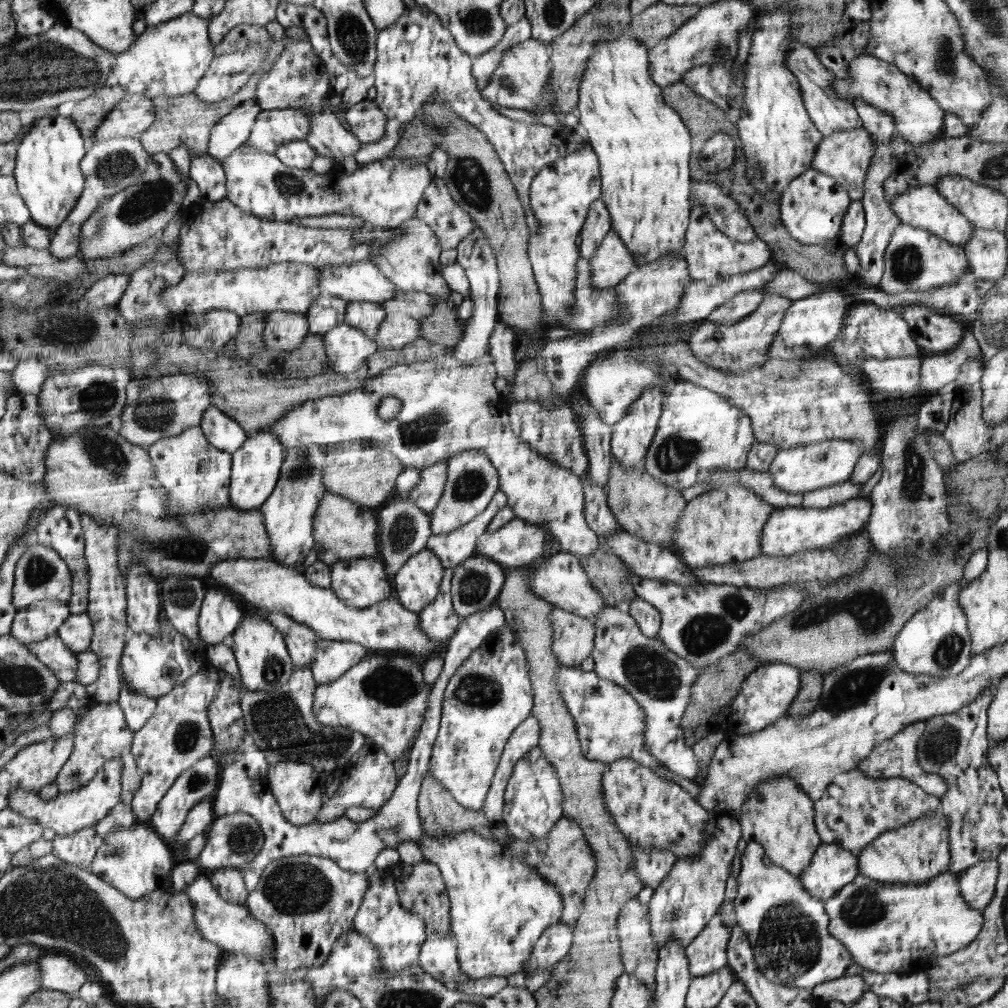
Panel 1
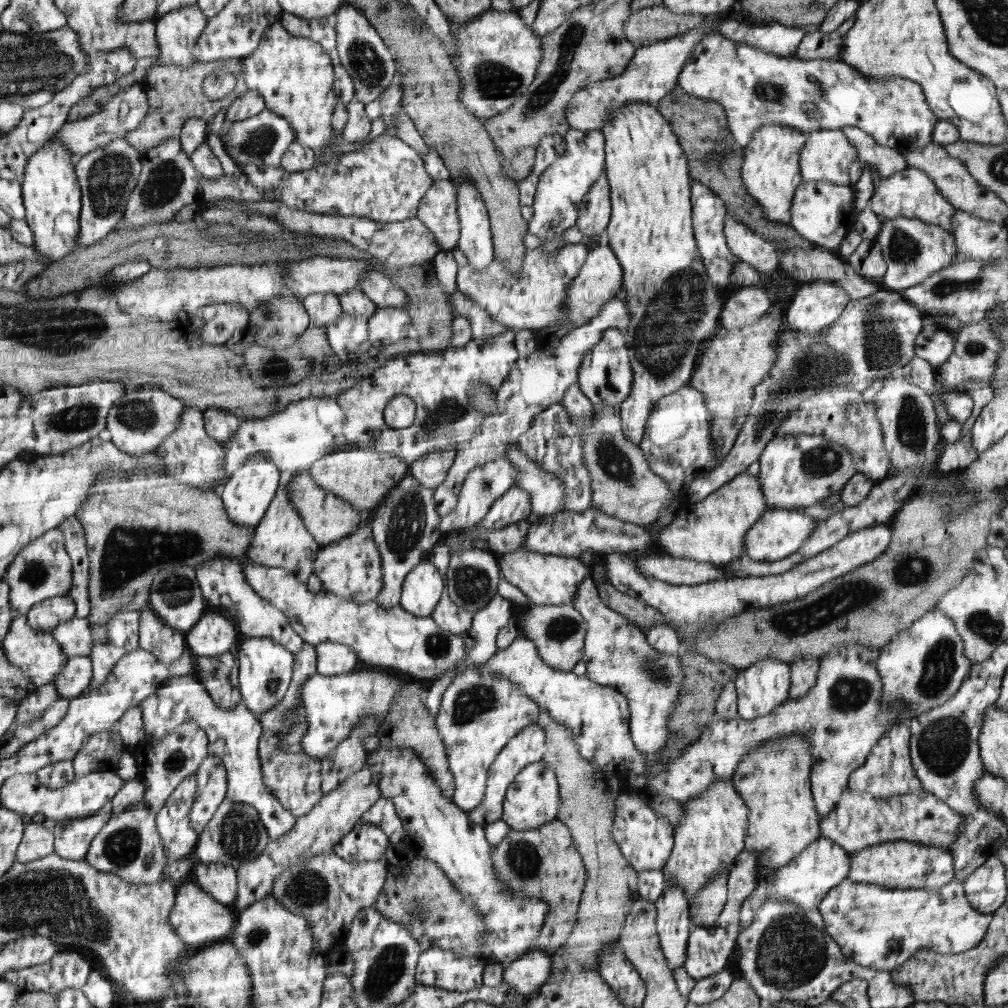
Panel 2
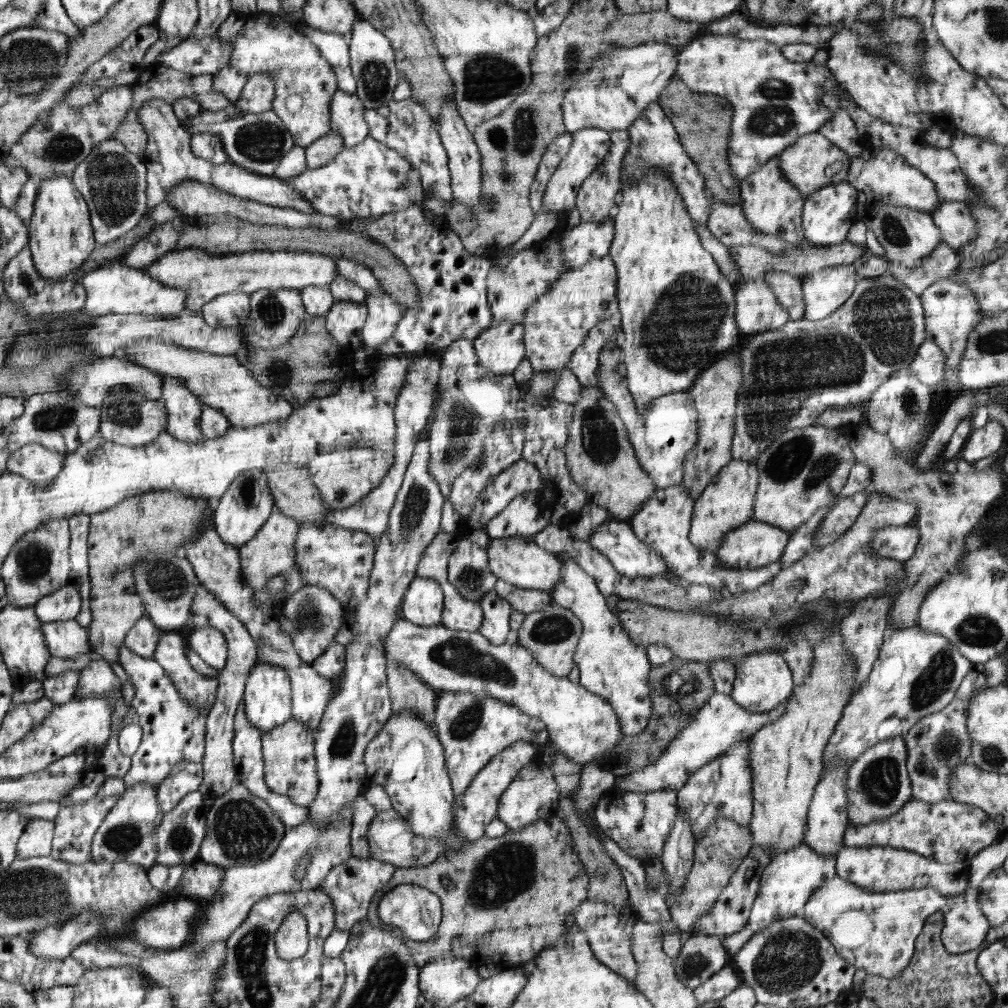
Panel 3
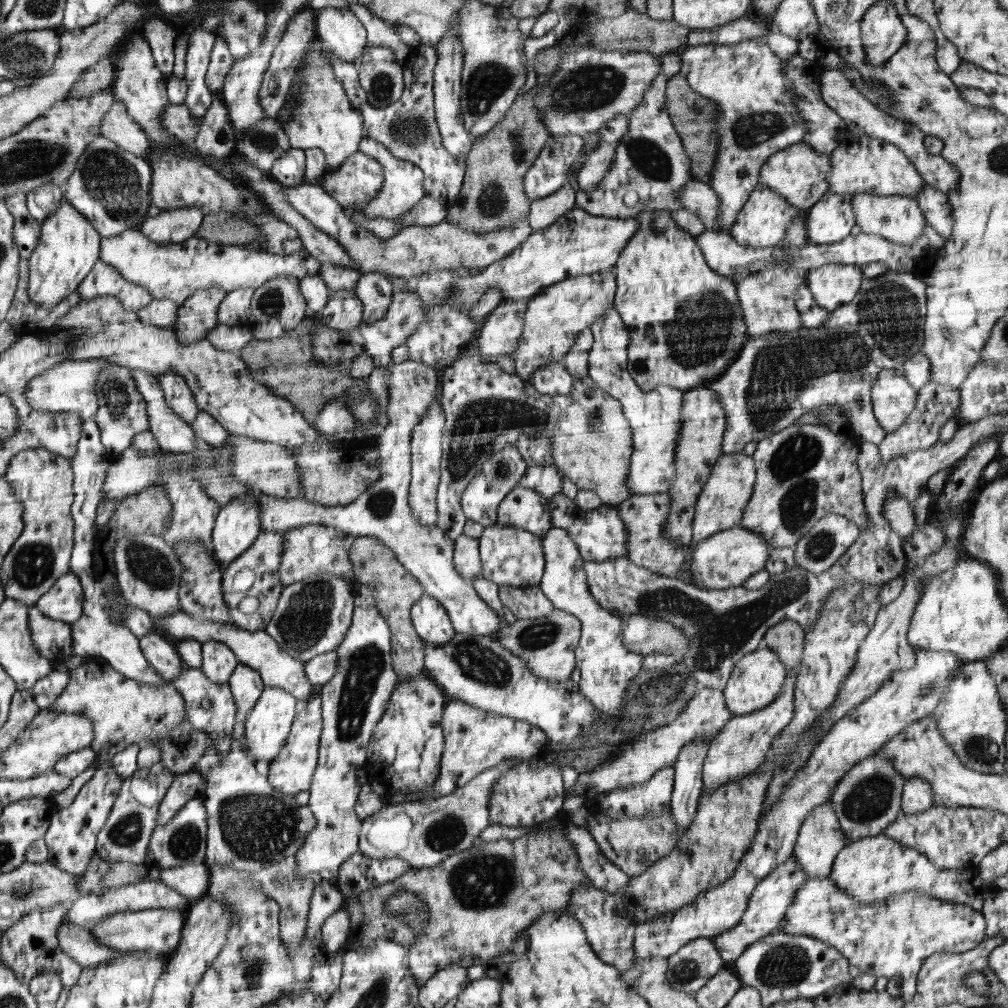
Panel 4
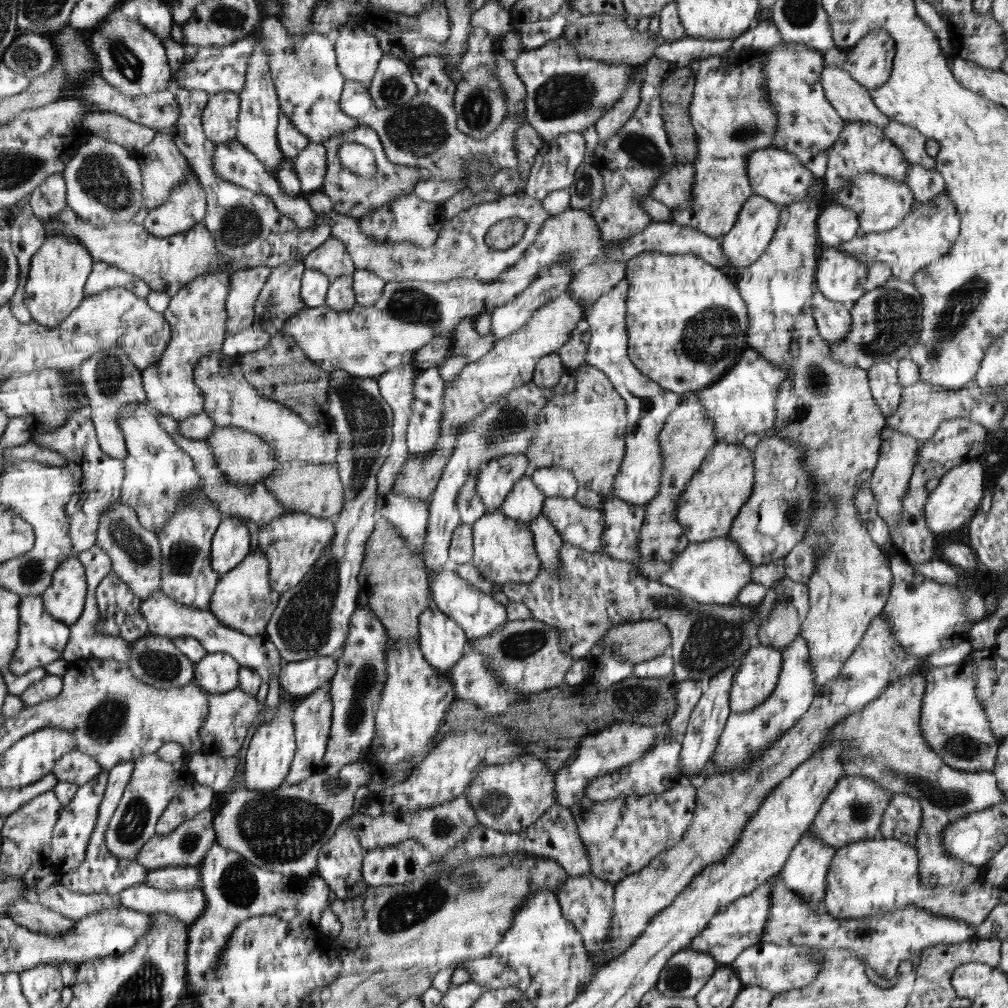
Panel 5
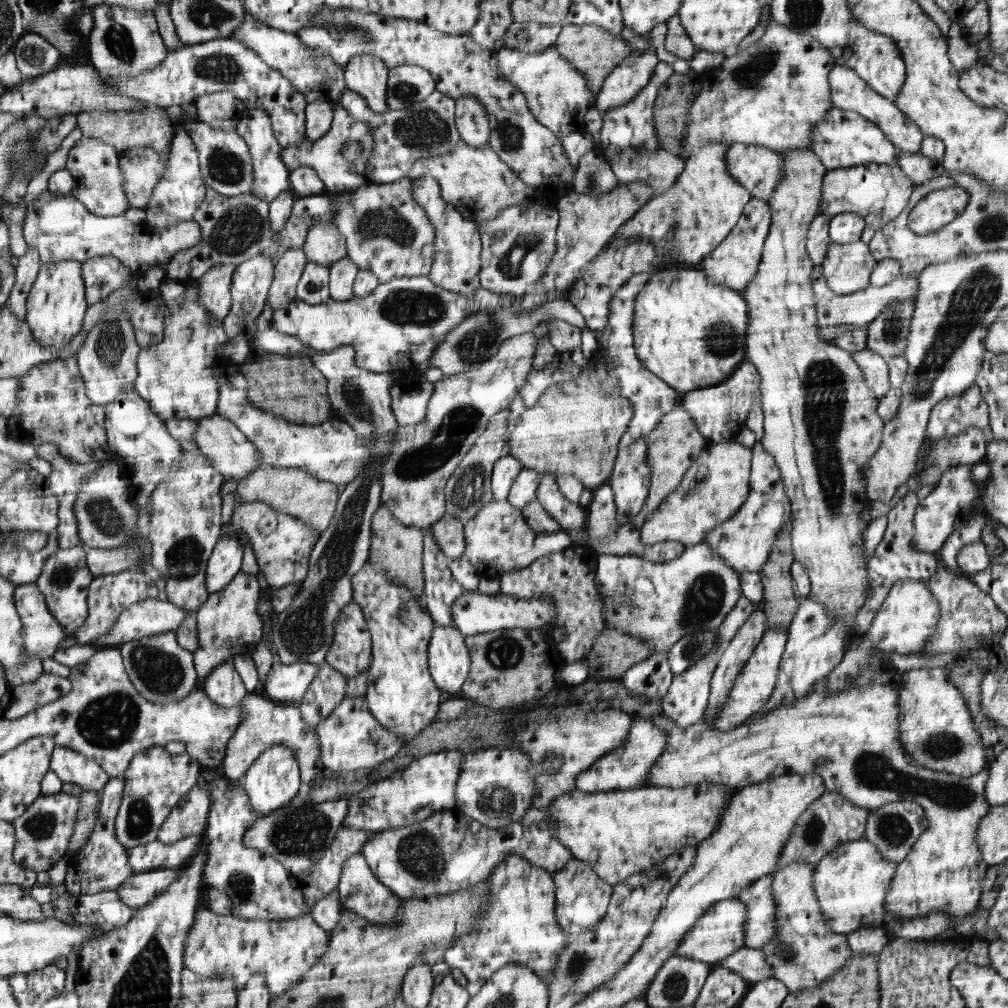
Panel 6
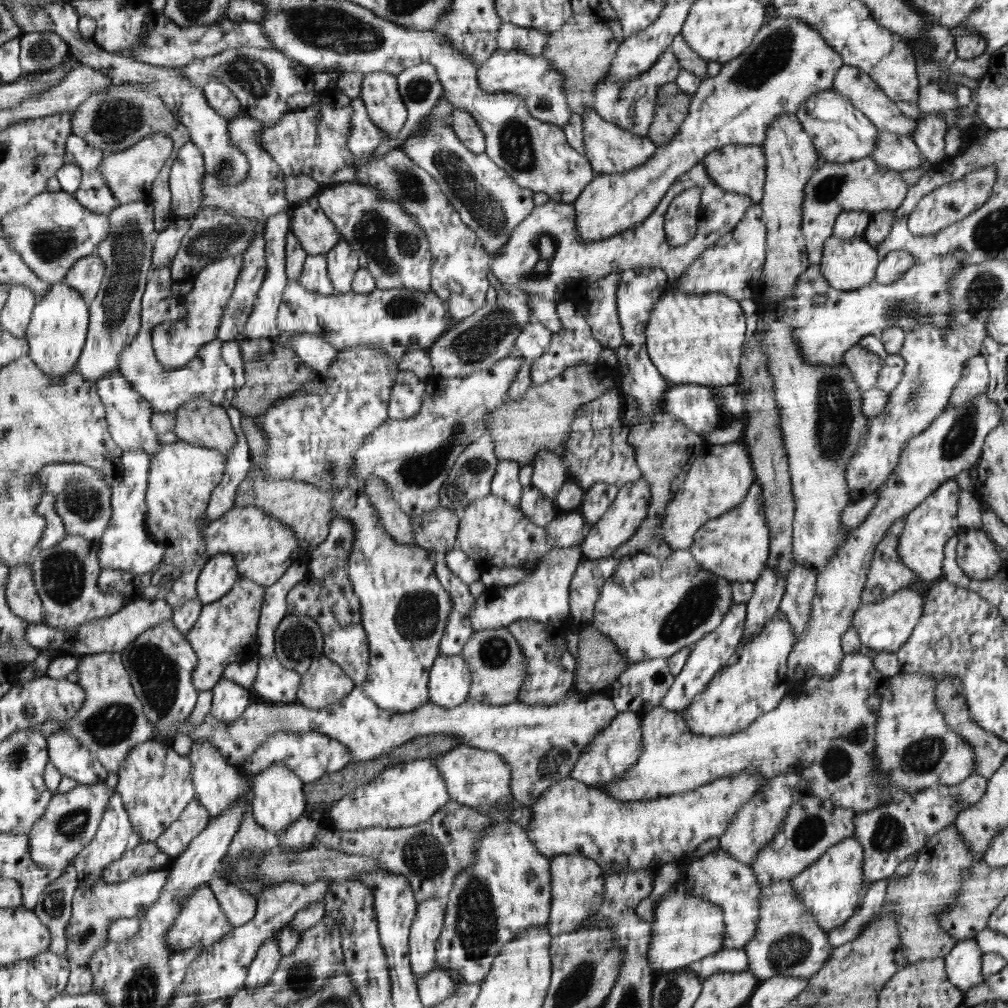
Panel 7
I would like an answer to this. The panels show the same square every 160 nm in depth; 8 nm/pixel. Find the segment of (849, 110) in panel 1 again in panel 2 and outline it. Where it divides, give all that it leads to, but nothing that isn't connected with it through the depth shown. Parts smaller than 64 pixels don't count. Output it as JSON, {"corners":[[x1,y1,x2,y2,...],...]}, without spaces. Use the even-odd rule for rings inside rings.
{"corners":[[725,18,718,32,728,40,759,48,780,57,794,57,805,32,780,23,740,24],[843,126,842,131,848,141,858,151,858,158,870,165,875,165,882,177,908,167,905,156,897,148,879,145,872,135,856,126]]}

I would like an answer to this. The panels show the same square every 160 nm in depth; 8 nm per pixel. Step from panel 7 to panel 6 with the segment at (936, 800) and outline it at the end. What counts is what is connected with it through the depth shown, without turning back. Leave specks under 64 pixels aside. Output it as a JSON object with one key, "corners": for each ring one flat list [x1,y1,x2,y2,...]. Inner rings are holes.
{"corners":[[898,801,884,804,868,815,864,839,875,844,880,854,889,863,902,862,919,839,920,833,927,829,927,818,923,808,914,801]]}

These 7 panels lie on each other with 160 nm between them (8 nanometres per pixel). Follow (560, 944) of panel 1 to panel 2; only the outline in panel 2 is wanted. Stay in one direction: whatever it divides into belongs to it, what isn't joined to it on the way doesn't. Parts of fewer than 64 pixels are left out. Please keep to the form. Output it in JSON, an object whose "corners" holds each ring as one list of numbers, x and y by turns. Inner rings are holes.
{"corners":[[546,951,530,953,513,961,504,969,502,983,508,983,513,988,513,993,532,995,550,977,552,969,550,954,546,954]]}

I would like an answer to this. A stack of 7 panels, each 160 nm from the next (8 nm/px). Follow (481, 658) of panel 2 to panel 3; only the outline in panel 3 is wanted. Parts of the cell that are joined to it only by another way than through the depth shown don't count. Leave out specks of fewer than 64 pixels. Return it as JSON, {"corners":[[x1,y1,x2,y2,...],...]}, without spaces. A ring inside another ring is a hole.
{"corners":[[494,590,484,595,479,603,482,605,484,620,478,631,494,645,511,641,513,635,509,625,511,604,498,596]]}

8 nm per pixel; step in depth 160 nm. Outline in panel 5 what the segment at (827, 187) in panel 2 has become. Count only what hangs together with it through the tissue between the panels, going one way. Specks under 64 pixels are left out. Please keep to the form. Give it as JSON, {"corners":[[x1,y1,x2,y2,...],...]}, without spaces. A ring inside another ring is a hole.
{"corners":[[821,202,817,222,817,240,825,248,839,247,858,232,859,218,848,207]]}

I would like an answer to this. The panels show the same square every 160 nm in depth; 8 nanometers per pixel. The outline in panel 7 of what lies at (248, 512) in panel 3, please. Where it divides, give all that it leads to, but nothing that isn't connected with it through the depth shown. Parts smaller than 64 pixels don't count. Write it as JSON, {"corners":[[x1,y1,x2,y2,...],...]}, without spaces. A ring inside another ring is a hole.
{"corners":[[230,554,211,556,199,575,198,599,203,605,215,603,235,586,238,580,235,558]]}

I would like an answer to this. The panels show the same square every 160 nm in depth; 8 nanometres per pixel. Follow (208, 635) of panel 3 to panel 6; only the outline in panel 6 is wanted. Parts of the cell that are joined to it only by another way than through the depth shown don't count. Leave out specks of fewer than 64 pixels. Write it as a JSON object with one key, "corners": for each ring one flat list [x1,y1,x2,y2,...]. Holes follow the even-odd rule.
{"corners":[[233,661,220,663,204,680,204,692,222,708,232,708,242,704,246,689]]}

